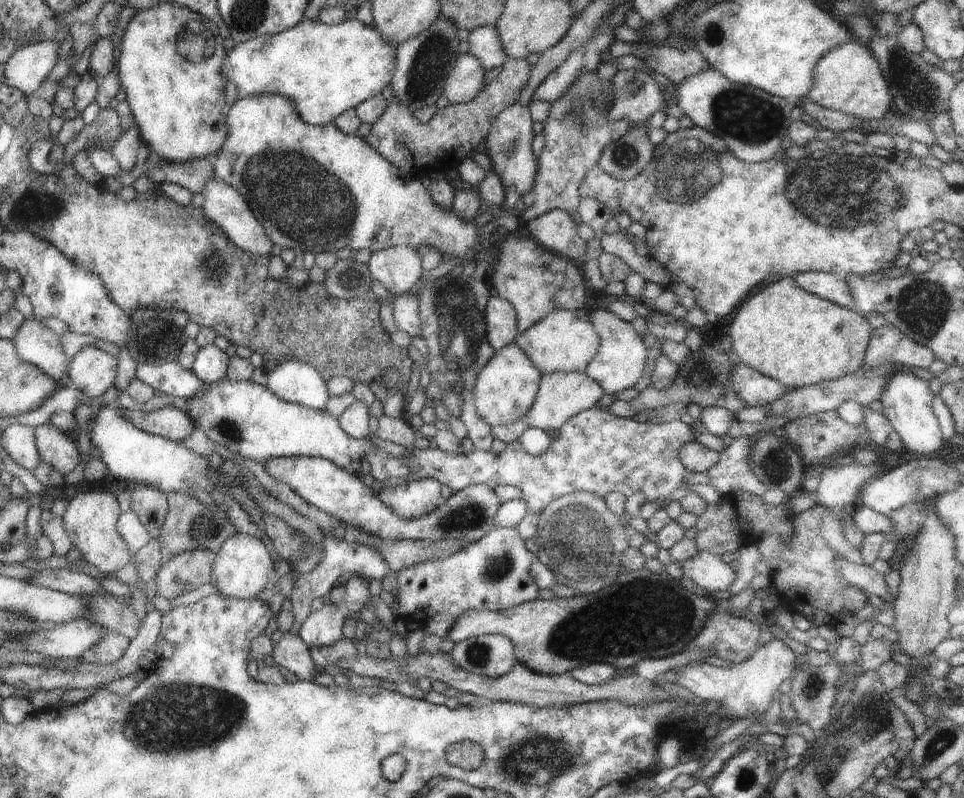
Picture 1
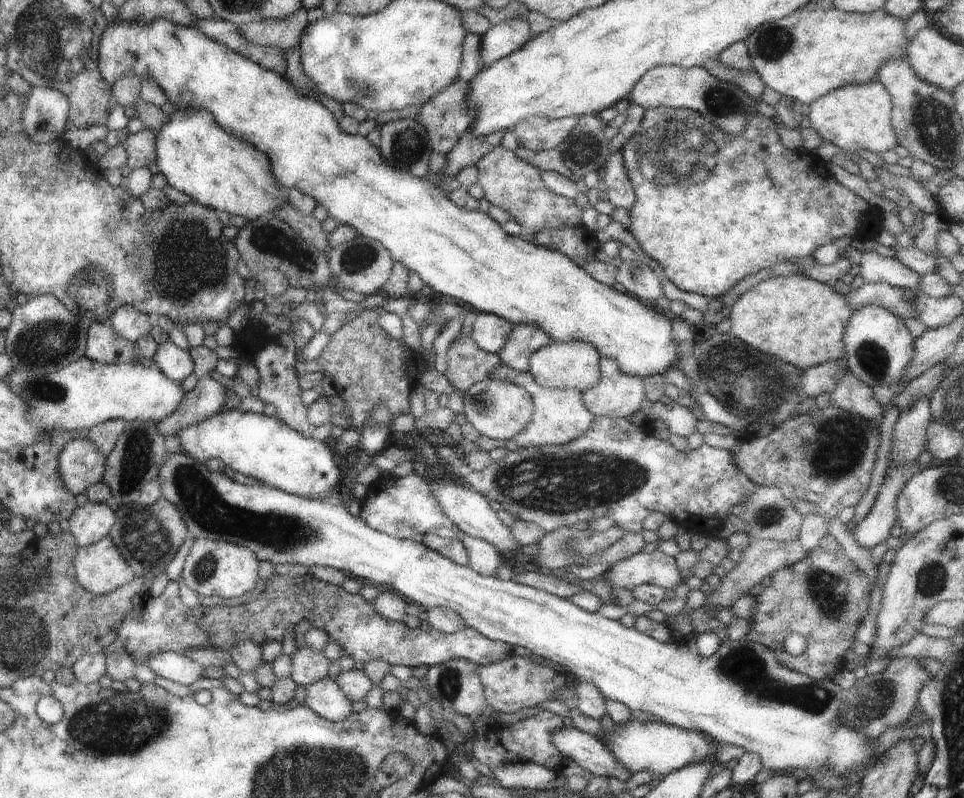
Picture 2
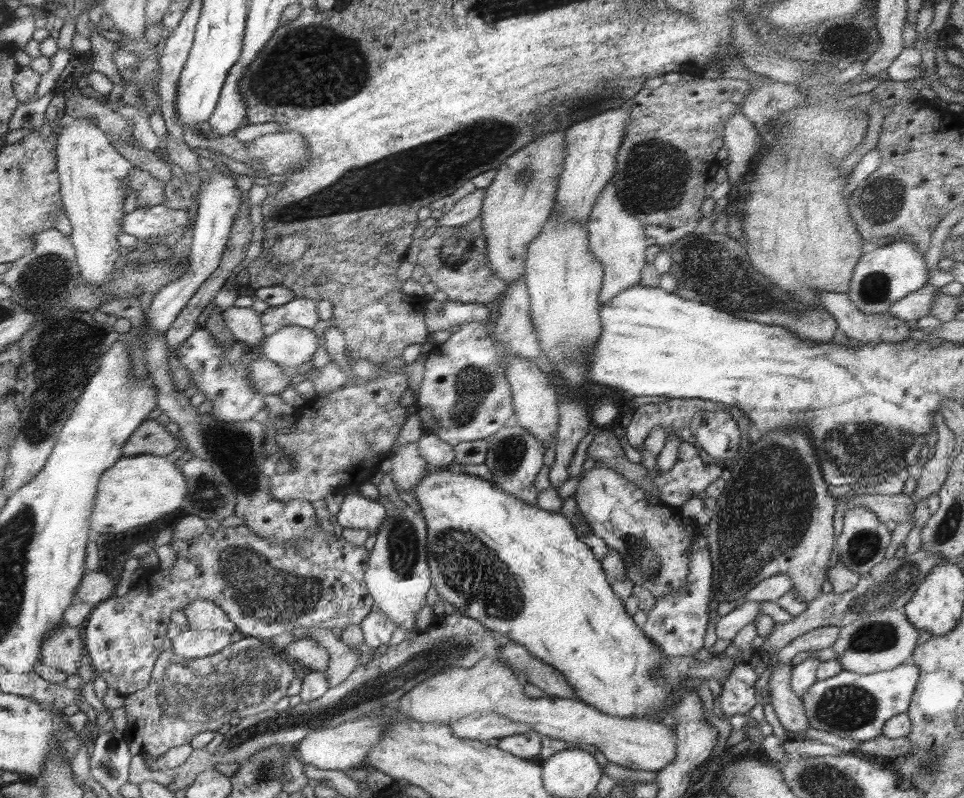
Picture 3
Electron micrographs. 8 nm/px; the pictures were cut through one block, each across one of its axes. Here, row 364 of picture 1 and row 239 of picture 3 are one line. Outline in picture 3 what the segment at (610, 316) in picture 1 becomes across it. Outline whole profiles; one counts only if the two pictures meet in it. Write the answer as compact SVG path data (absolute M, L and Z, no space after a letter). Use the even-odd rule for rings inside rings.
M611 179L587 221L591 251L604 266L604 286L601 287L600 294L601 304L608 303L609 300L628 288L640 285L642 269L646 264L652 263L653 254L657 250L654 240L650 240L650 236L646 236L646 230L640 221L622 207L616 192L618 192L616 184Z

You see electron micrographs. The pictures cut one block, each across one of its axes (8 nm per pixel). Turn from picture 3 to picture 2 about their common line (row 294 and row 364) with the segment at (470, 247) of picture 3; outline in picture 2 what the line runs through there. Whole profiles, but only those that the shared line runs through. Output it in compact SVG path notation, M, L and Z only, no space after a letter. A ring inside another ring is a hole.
M467 336L450 343L447 351L446 377L456 390L468 390L475 382L489 378L491 370L502 365L496 353L487 353L478 348Z

